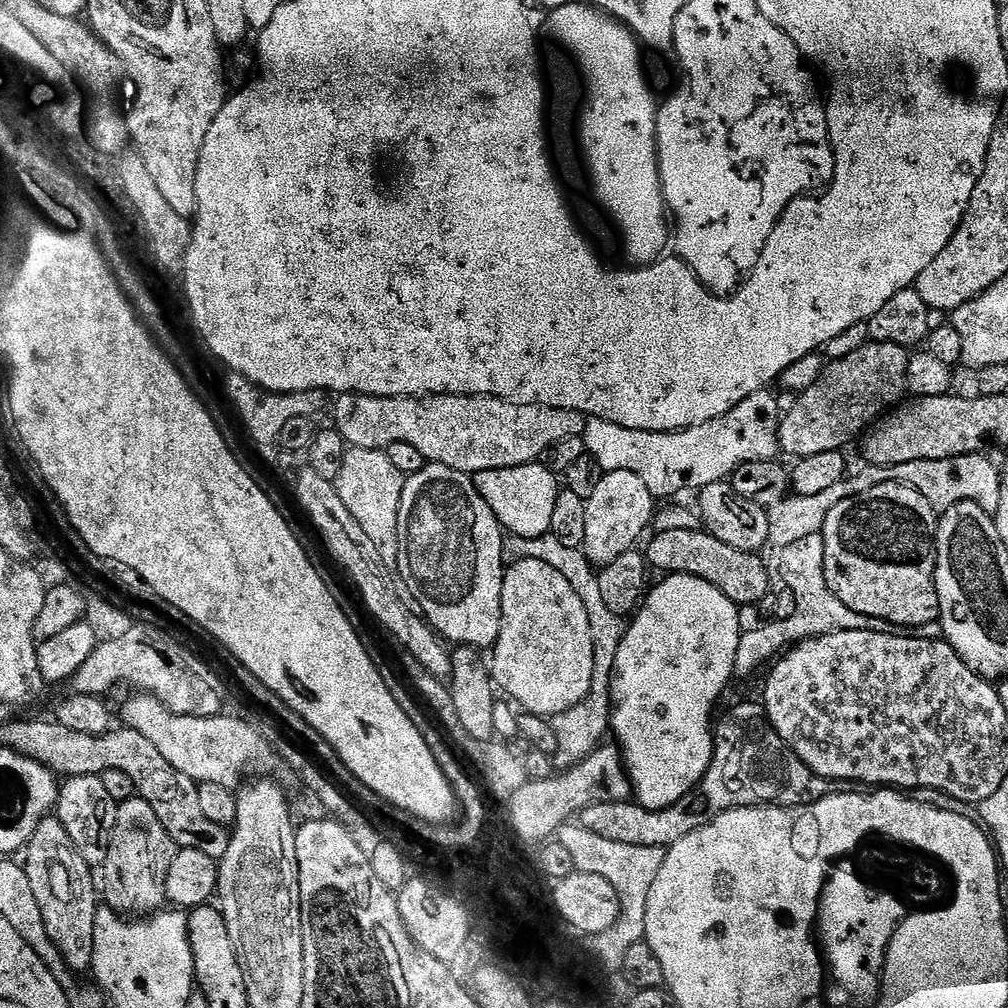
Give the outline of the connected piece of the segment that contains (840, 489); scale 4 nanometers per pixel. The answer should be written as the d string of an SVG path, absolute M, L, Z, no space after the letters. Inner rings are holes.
M971 454L964 456L942 458L941 460L922 460L906 462L904 465L894 465L888 468L865 467L865 472L857 476L845 475L843 480L834 482L830 490L822 490L822 494L810 494L809 496L785 495L783 500L772 504L766 509L766 540L769 545L777 544L781 549L790 546L792 542L801 541L804 538L819 533L824 527L824 519L830 514L838 502L842 502L847 496L857 496L872 485L881 482L895 482L907 484L920 495L921 501L939 506L950 504L964 504L968 500L991 501L998 492L998 468L995 468L984 454Z

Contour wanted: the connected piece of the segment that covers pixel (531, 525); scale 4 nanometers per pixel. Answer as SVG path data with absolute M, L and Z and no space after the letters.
M537 462L513 468L482 470L471 477L476 493L486 502L488 510L494 514L501 529L513 537L532 540L540 540L549 535L558 495L556 480L557 473Z

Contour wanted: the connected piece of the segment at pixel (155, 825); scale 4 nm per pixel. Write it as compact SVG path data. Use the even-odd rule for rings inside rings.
M133 798L123 801L116 809L114 834L102 865L103 903L121 914L155 914L161 911L166 904L166 878L170 874L170 866L174 862L177 851L178 846L172 841L170 834L166 834L162 822L158 822L158 814L154 814L154 810L145 800Z

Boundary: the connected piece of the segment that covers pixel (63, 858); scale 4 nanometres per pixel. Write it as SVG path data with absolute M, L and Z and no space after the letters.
M54 814L45 815L38 822L23 856L22 865L42 912L46 935L73 973L87 973L94 958L94 918L98 907L98 888L92 885L93 869L78 854L70 834L66 834L66 826Z

